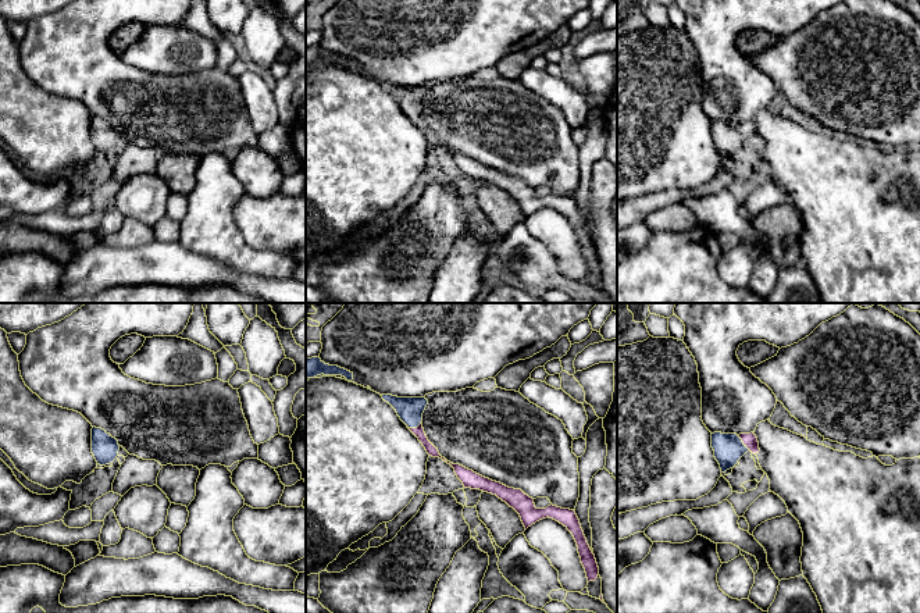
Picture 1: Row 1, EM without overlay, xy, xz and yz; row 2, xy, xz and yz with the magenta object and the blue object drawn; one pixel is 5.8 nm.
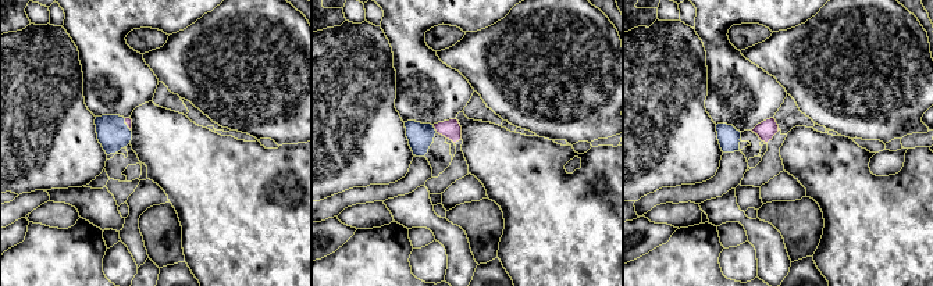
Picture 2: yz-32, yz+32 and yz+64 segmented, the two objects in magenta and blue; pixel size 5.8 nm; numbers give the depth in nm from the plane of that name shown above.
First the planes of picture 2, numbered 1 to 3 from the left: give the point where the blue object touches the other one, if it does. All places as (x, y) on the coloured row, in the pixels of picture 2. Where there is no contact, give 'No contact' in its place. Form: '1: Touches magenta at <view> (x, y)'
1: Touches magenta at yz-32 (127, 124)
2: Touches magenta at yz+32 (435, 129)
3: No contact

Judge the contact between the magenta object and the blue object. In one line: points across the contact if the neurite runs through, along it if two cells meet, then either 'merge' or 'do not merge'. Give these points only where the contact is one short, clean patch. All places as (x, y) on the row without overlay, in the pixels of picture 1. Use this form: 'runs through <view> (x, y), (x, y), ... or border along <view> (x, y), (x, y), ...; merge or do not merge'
runs through xz (419, 120), (414, 117), (410, 99); merge

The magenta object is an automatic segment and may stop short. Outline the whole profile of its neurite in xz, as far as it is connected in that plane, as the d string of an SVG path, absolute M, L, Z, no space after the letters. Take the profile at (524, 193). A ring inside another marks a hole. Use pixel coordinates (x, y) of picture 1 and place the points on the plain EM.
M381 83L382 88L385 90L388 90L397 101L397 104L400 106L400 108L409 115L409 118L418 126L418 129L422 132L422 135L425 136L427 142L432 146L439 146L442 147L443 150L446 150L447 153L450 153L453 157L454 157L454 161L457 164L457 167L463 171L464 177L471 177L471 178L479 178L479 179L484 179L484 181L488 181L488 182L492 182L492 183L496 183L499 188L502 188L503 190L506 190L510 196L513 196L521 206L521 210L525 215L525 218L528 215L531 215L532 213L535 213L536 210L542 209L542 207L553 207L556 210L559 210L560 213L563 213L574 225L575 231L577 231L577 235L578 235L578 242L580 242L580 246L581 246L581 252L585 257L585 261L586 261L586 267L588 267L588 271L589 270L595 270L598 267L598 263L599 263L599 256L598 256L598 252L596 252L596 247L595 247L595 243L592 242L588 231L586 231L586 227L584 224L584 220L581 217L581 213L580 213L580 209L575 203L574 199L570 199L570 197L561 197L561 196L557 196L557 195L548 195L546 197L536 197L535 196L535 192L534 192L534 188L529 186L528 183L525 183L521 178L514 178L514 177L509 177L500 171L496 171L496 170L492 170L489 167L485 167L477 161L474 161L473 158L468 158L460 153L453 153L450 150L447 150L445 146L442 146L438 140L438 138L428 129L425 121L424 121L424 117L422 117L422 101L428 93L428 89L425 86L397 86L397 85L392 85L392 83Z

